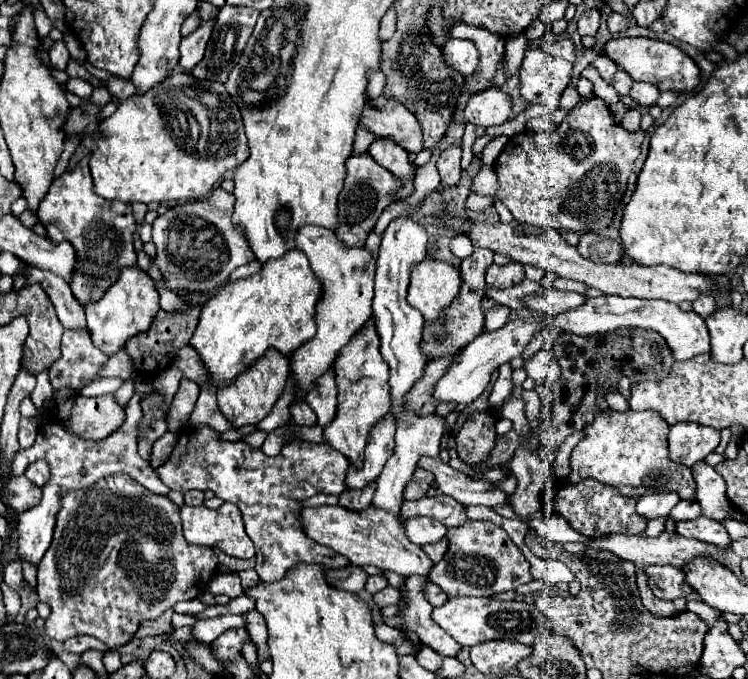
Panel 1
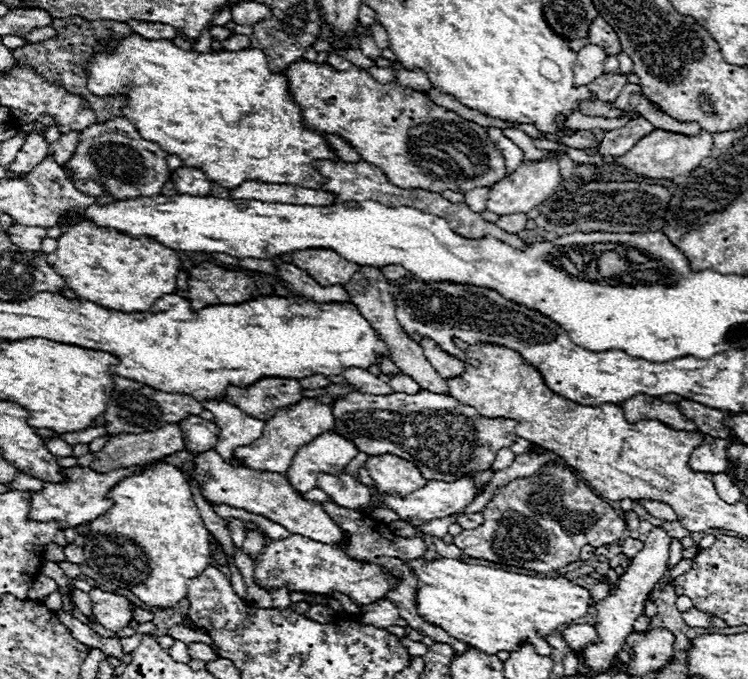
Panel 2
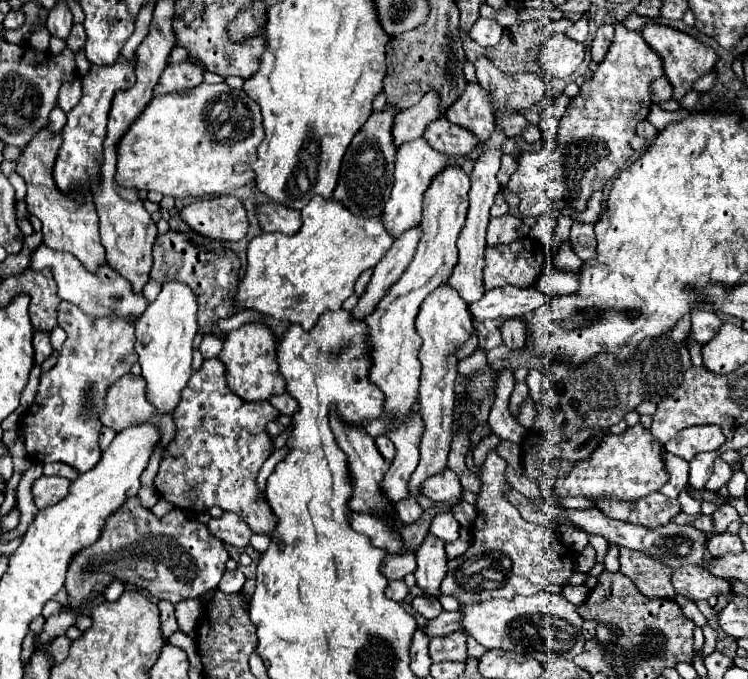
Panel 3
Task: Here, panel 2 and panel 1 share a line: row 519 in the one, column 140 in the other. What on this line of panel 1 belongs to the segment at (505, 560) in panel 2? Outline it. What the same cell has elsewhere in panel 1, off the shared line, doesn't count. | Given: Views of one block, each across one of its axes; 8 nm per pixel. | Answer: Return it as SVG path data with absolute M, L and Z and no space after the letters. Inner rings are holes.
M112 474L108 478L102 478L100 482L84 488L84 490L68 492L62 498L62 508L60 508L60 514L56 518L54 540L52 540L48 552L44 554L44 558L38 564L38 586L36 586L36 590L38 590L40 600L50 606L50 616L46 618L44 634L50 640L56 640L56 642L64 642L68 638L88 634L88 636L94 636L100 642L104 642L110 650L116 650L116 648L128 644L134 638L134 634L138 630L138 624L144 618L158 618L164 610L172 608L176 602L180 602L180 600L194 600L196 596L204 594L208 590L210 580L216 576L216 572L218 572L218 556L216 556L216 552L212 548L202 548L202 546L194 546L194 544L186 542L186 538L182 536L180 510L178 510L178 506L168 496L156 496L156 494L152 494L150 490L146 490L142 484L138 484L128 474Z

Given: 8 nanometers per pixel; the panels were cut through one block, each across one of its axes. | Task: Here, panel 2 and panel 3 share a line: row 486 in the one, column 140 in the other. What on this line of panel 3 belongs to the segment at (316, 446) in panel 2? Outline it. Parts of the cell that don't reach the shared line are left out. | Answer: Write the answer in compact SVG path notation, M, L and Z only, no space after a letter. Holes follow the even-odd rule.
M40 244L36 250L32 250L30 270L38 272L44 266L48 266L52 270L54 278L56 278L58 296L66 302L76 304L86 314L94 314L94 316L102 316L102 318L122 316L122 318L130 320L130 314L140 316L148 306L146 298L142 294L134 294L132 288L130 288L130 282L126 278L122 278L118 272L114 272L110 266L102 266L102 270L90 272L74 254L68 254L68 252L62 252L62 250L52 250L52 248ZM116 296L118 296L118 300L116 300Z

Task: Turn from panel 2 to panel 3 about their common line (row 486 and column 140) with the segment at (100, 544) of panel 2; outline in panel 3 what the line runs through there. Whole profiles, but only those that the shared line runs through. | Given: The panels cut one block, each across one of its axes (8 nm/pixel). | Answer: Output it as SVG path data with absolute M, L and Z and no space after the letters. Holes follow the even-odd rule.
M202 82L186 92L170 92L148 102L146 110L134 120L126 134L118 140L116 154L116 184L134 190L154 190L172 198L188 196L220 196L232 194L254 180L250 164L256 162L256 148L264 138L260 106L244 94L222 84Z

